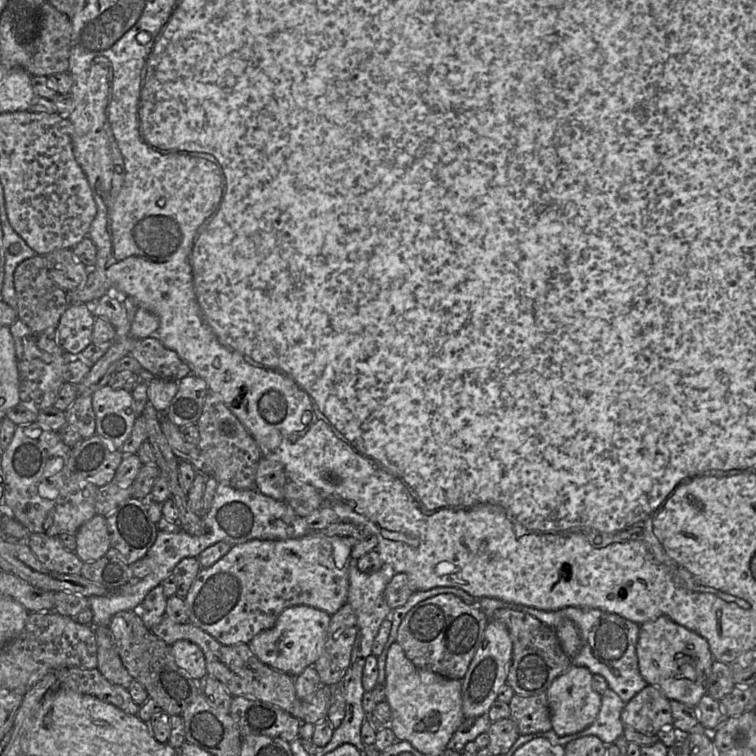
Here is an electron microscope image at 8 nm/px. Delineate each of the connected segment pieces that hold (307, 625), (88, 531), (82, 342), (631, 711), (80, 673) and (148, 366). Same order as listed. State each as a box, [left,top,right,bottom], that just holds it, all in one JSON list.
[[249,605,331,677],[75,514,111,563],[56,303,96,357],[621,685,673,735],[59,667,137,715],[130,336,192,381]]

